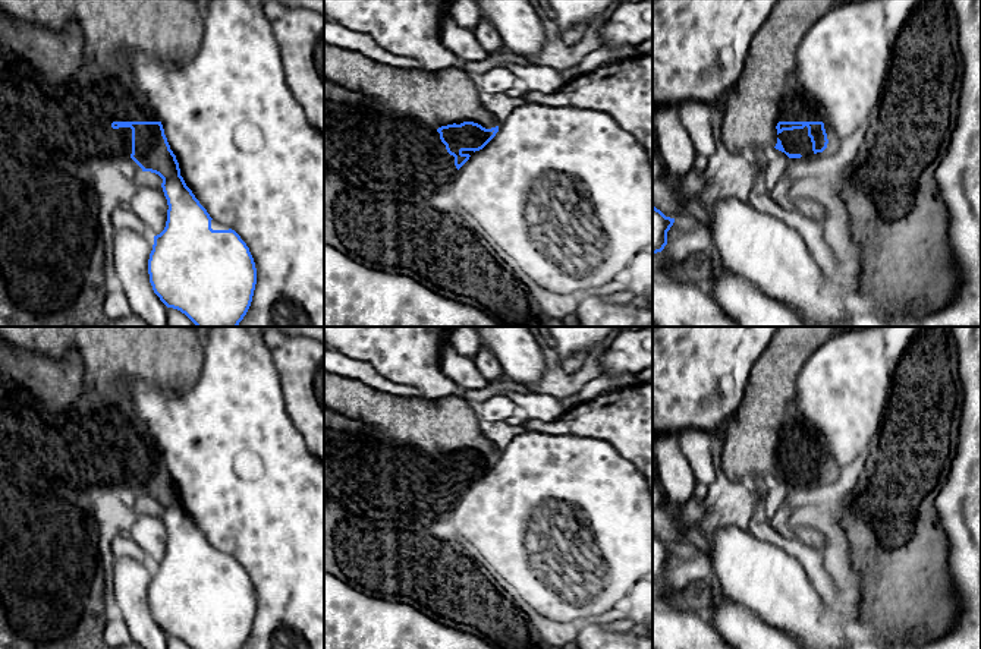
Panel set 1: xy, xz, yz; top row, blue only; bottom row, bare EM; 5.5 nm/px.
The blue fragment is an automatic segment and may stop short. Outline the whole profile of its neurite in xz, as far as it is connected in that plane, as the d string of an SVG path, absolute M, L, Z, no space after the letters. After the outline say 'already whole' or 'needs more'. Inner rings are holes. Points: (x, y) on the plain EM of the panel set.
M463 450L441 454L437 460L447 481L455 485L455 494L459 498L469 488L468 481L482 478L496 464L499 454L485 457L478 451Z; already whole

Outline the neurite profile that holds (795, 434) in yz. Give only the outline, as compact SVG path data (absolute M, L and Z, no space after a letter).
M790 407L786 420L779 431L779 450L823 450L815 432L805 423L799 412Z

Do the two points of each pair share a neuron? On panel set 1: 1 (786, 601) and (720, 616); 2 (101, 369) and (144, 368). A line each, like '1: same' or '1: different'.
1: different
2: same

